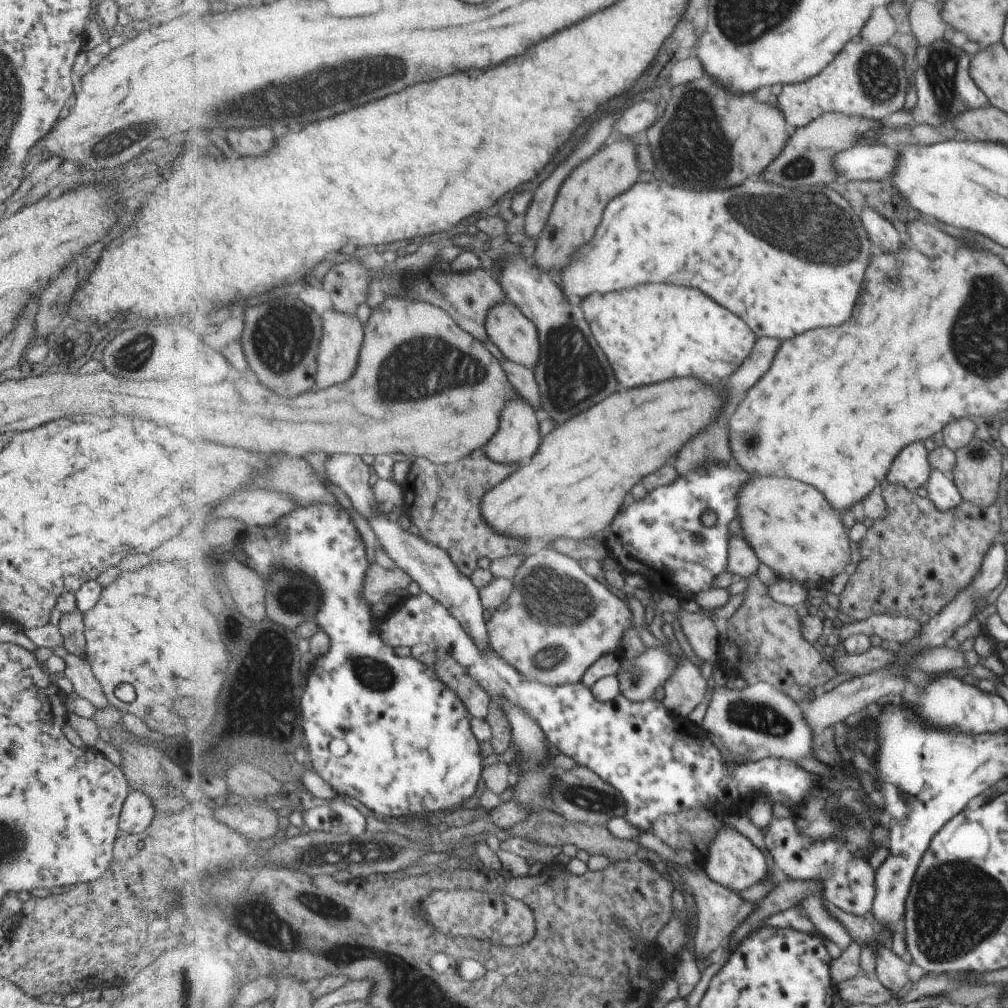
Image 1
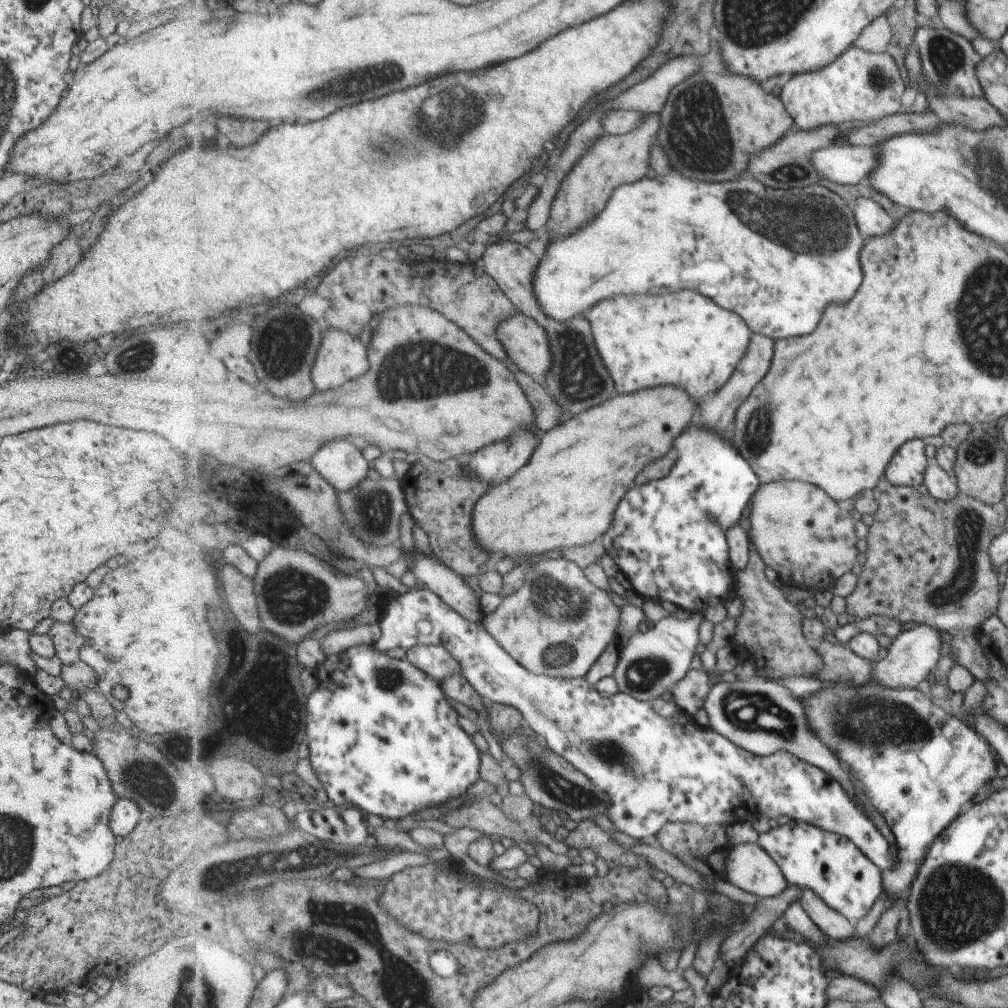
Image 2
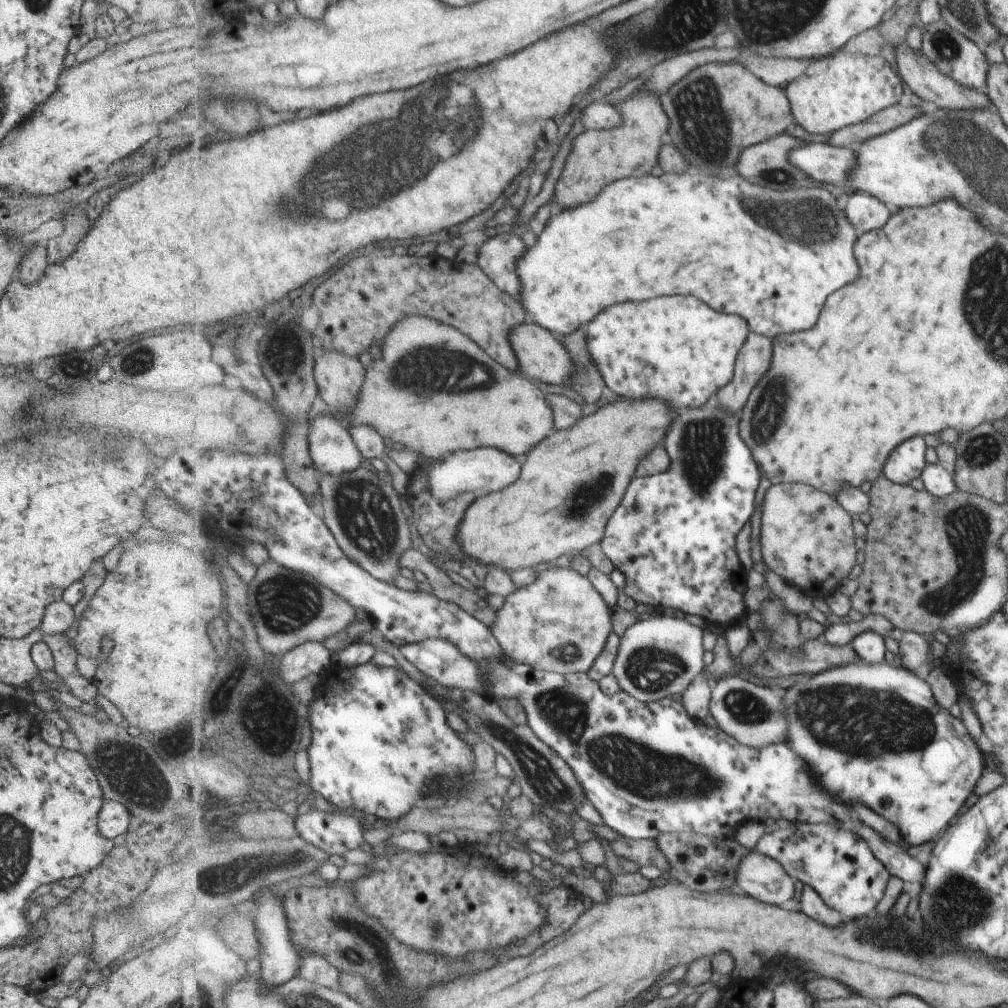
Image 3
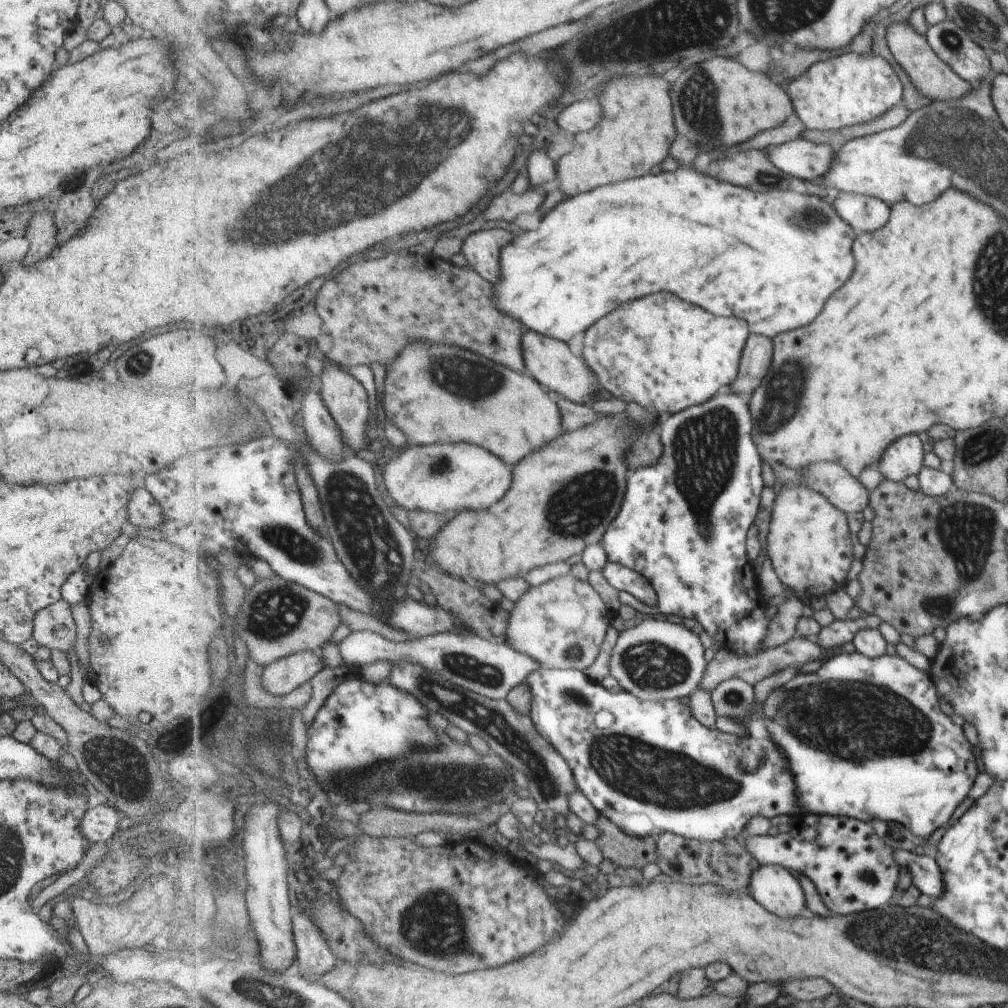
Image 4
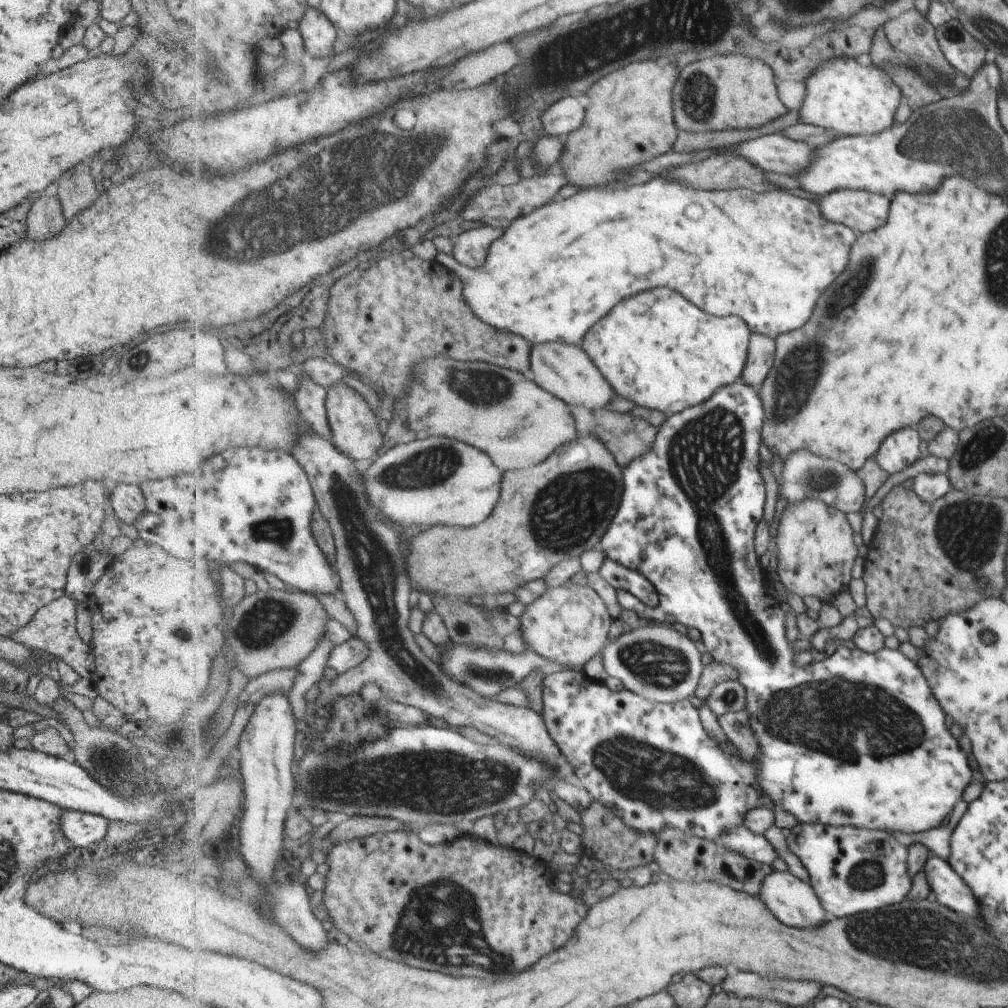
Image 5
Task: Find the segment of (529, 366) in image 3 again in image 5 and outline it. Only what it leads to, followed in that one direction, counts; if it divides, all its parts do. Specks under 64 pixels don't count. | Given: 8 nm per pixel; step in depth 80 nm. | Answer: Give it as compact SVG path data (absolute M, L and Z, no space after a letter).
M561 342L532 345L530 359L530 375L539 386L563 399L570 406L587 406L591 410L597 410L609 404L609 400L613 398L613 388L601 376L601 371L593 364L591 357L579 346L569 346Z

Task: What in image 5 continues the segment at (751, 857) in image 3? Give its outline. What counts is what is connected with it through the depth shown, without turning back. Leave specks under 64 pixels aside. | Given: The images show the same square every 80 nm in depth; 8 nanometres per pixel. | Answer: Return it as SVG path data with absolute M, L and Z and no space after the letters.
M776 870L771 872L761 886L759 898L763 900L787 926L807 928L819 928L831 924L831 916L823 908L818 892L810 882L803 882L793 876L788 870Z

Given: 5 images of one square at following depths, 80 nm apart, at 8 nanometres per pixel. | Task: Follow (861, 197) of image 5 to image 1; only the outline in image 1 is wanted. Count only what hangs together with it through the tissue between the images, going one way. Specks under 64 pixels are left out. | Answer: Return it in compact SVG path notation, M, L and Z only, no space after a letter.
M863 210L861 218L863 218L863 228L867 230L867 234L871 234L870 239L877 252L893 253L899 250L901 246L899 232L887 220L877 216L873 210Z

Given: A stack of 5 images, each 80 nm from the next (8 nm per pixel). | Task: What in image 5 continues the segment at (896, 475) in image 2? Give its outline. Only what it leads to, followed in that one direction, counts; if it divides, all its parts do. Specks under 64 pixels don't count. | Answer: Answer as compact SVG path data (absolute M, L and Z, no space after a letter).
M915 428L899 429L887 435L873 457L881 470L889 475L899 474L919 459L919 442Z

